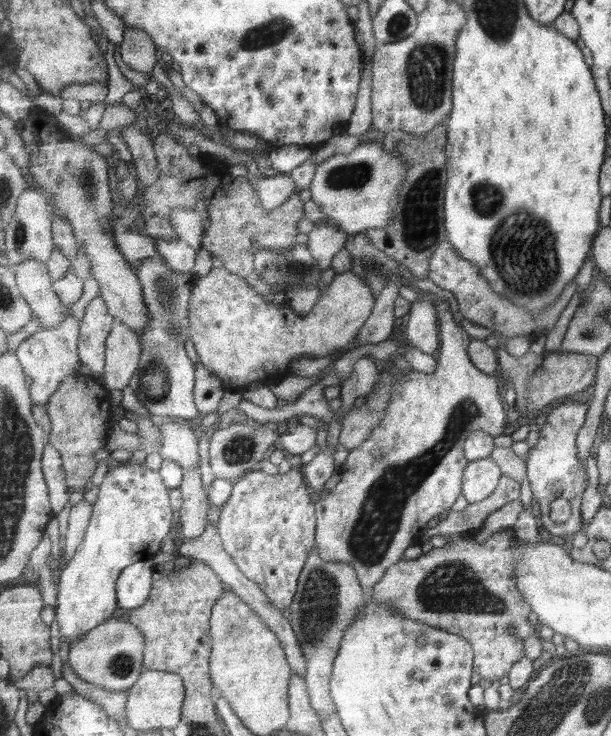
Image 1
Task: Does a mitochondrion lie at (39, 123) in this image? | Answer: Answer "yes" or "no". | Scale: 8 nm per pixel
no

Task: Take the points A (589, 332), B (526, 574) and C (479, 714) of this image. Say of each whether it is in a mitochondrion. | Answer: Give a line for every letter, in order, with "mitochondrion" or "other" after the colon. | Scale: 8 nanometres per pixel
A: mitochondrion
B: other
C: other

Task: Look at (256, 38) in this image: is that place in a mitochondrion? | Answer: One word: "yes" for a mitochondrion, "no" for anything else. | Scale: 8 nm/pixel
yes

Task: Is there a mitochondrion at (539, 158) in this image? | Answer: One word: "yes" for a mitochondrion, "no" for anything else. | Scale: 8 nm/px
no

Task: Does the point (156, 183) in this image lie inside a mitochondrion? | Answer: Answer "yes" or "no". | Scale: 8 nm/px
no

